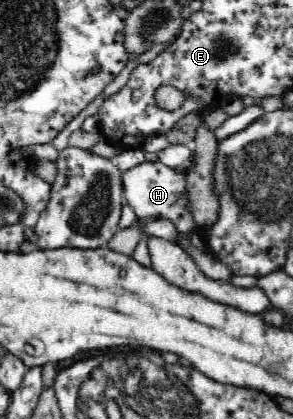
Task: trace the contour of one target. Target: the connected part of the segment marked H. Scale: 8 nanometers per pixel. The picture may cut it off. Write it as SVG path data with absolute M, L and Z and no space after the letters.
M143 162L123 173L126 186L126 199L138 218L166 220L181 233L189 233L198 228L192 215L193 201L190 196L190 184L186 172L179 172L171 167L155 162Z

